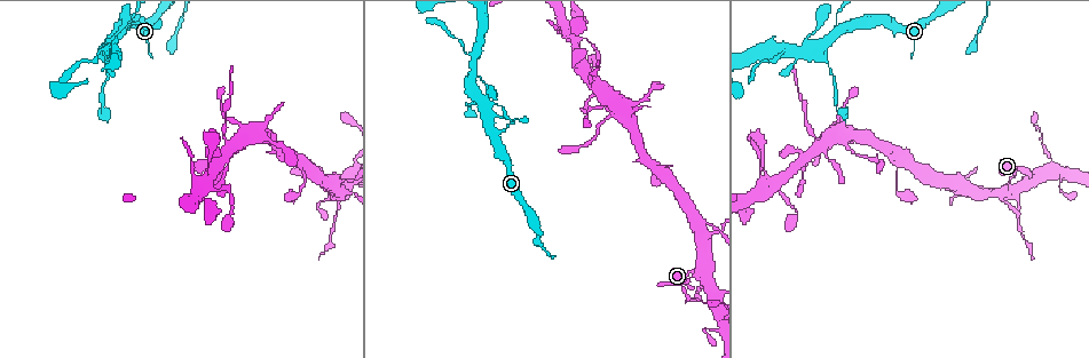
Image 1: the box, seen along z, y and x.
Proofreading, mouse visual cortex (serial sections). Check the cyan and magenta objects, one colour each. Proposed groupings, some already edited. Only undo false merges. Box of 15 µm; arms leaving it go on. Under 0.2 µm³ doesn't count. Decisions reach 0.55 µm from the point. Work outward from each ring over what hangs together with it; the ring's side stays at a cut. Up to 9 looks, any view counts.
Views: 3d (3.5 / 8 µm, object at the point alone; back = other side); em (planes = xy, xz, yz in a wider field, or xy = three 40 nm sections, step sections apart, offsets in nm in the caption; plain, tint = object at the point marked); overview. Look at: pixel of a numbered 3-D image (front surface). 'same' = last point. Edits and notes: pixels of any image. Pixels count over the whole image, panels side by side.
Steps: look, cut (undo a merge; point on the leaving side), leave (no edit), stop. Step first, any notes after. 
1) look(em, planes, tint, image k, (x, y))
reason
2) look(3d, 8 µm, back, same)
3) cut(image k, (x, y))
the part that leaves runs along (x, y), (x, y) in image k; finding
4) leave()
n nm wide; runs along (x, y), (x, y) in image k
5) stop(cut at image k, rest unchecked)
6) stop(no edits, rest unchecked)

look(3d, 3.5 µm, image 1, (1035, 176))
calibre changes

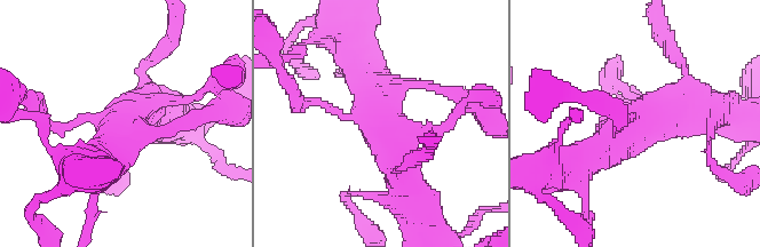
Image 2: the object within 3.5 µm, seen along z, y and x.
look(em, xy, step 1, tint, image 2, (362, 111))

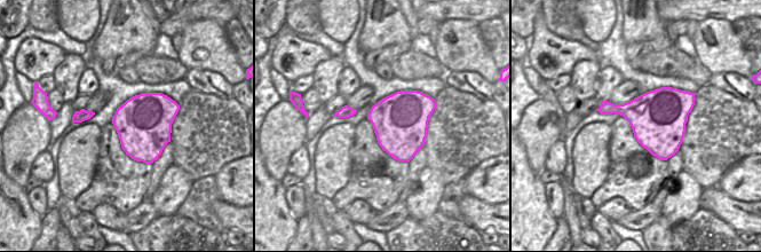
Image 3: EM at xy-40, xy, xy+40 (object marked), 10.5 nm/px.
leave()
600 nm wide; runs along (298, 102), (361, 117), (375, 87), (357, 61) in image 2; one cell here

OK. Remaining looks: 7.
look(3d, 8 µm, image 1, (342, 181))
thin neck

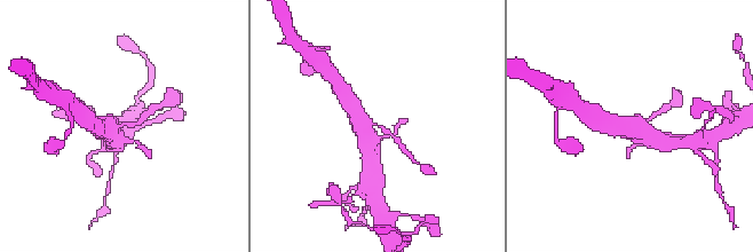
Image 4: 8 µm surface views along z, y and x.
look(em, xy, step 2, tint, image 4, (116, 124))
4 arms; arms of 100, 150, 500, 500 nm

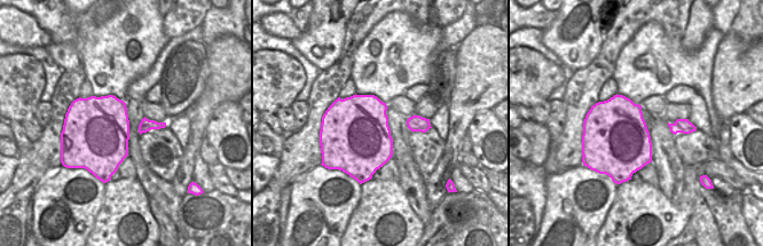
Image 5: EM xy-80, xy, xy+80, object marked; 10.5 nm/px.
leave()
runs along (370, 159), (369, 139), (351, 103) in image 4; one cell here

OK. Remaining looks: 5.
look(3d, 3.5 µm, image 1, (619, 109))
sudden change in width

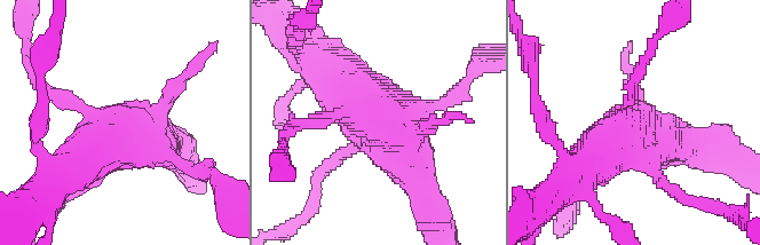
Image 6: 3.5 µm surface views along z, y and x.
look(em, xy, step 5, tint, image 6, (385, 124))

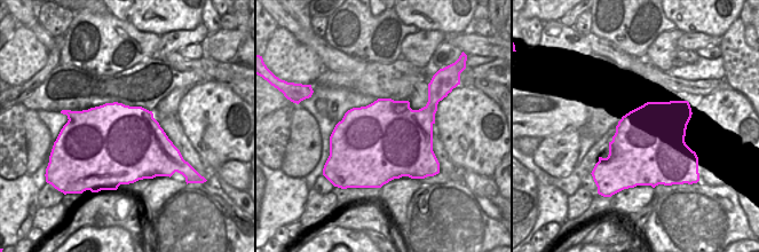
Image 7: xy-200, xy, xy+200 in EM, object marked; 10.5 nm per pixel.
look(em, planes, tint, same)
cut it another way

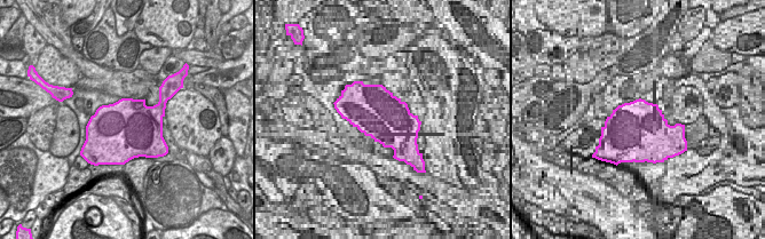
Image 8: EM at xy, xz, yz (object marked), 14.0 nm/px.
leave()
850 nm wide; runs along (425, 189), (393, 131), (330, 80) in image 6; continuous, no second cell

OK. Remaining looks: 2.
look(3d, 3.5 µm, image 1, (208, 185))
three-way junction

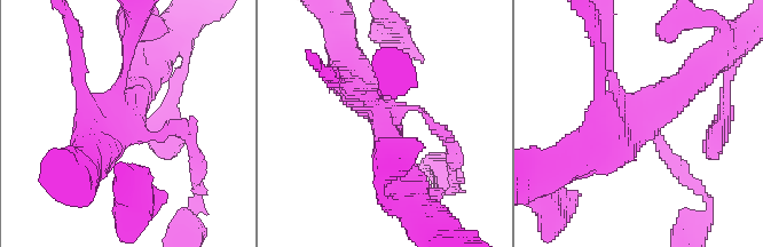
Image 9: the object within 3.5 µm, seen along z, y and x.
look(em, xy, step 2, tint, image 9, (384, 118))
need the tissue

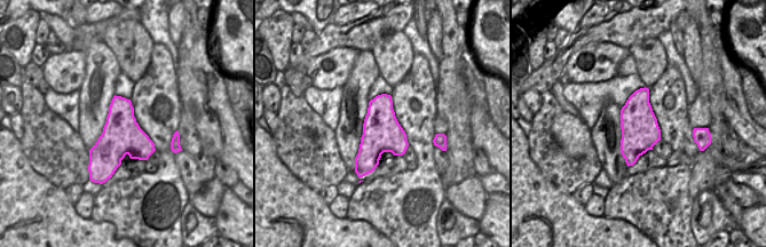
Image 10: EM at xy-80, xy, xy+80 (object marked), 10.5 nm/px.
leave()
runs along (698, 73), (645, 122), (585, 150) in image 9; one cell here

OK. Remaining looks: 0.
stop(no edits, rest unchecked)

